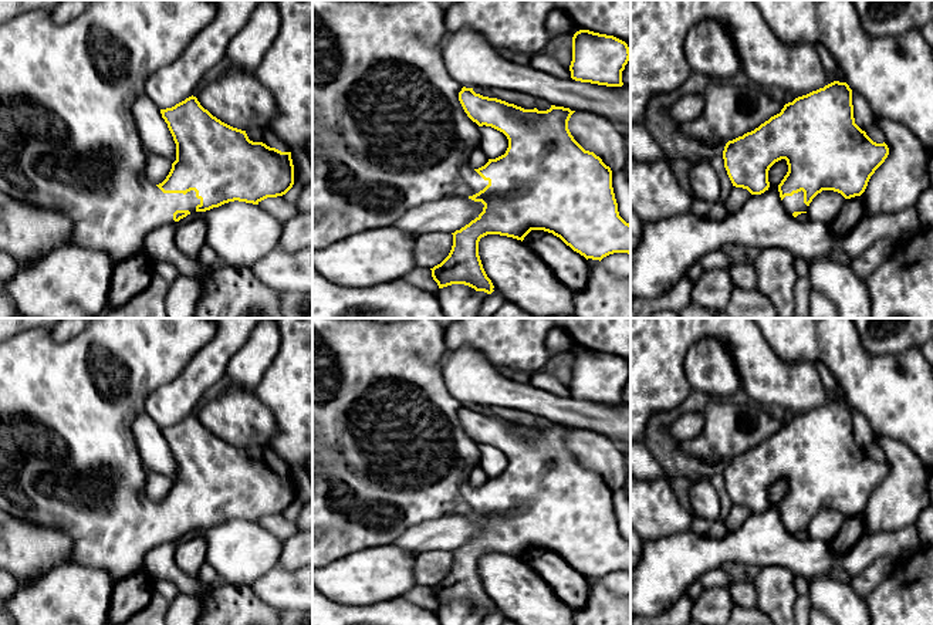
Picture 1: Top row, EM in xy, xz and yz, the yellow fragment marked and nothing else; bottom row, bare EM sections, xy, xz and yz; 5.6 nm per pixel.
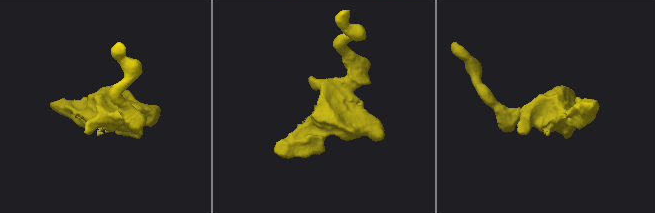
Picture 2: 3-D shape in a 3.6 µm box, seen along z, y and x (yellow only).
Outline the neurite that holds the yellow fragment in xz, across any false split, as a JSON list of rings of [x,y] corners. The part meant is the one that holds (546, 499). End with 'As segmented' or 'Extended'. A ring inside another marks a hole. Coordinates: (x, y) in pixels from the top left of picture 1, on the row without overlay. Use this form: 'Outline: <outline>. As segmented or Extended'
Outline: [[[312,318],[312,568],[366,548],[393,544],[412,526],[463,514],[481,520],[484,526],[474,538],[452,551],[449,574],[430,587],[439,607],[464,602],[487,612],[494,609],[479,574],[479,560],[487,553],[523,560],[531,548],[544,548],[586,578],[631,572],[631,543],[619,534],[612,489],[594,470],[585,469],[568,447],[575,429],[555,423],[547,429],[524,428],[462,405],[442,378],[440,358],[446,349],[444,330],[435,318],[393,322]],[[483,443],[503,450],[508,466],[504,473],[473,487],[470,474],[479,466]]]. Extended

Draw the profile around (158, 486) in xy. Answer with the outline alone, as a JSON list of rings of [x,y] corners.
[[[146,469],[146,493],[152,501],[162,501],[169,493],[170,487],[172,480],[169,477]]]

